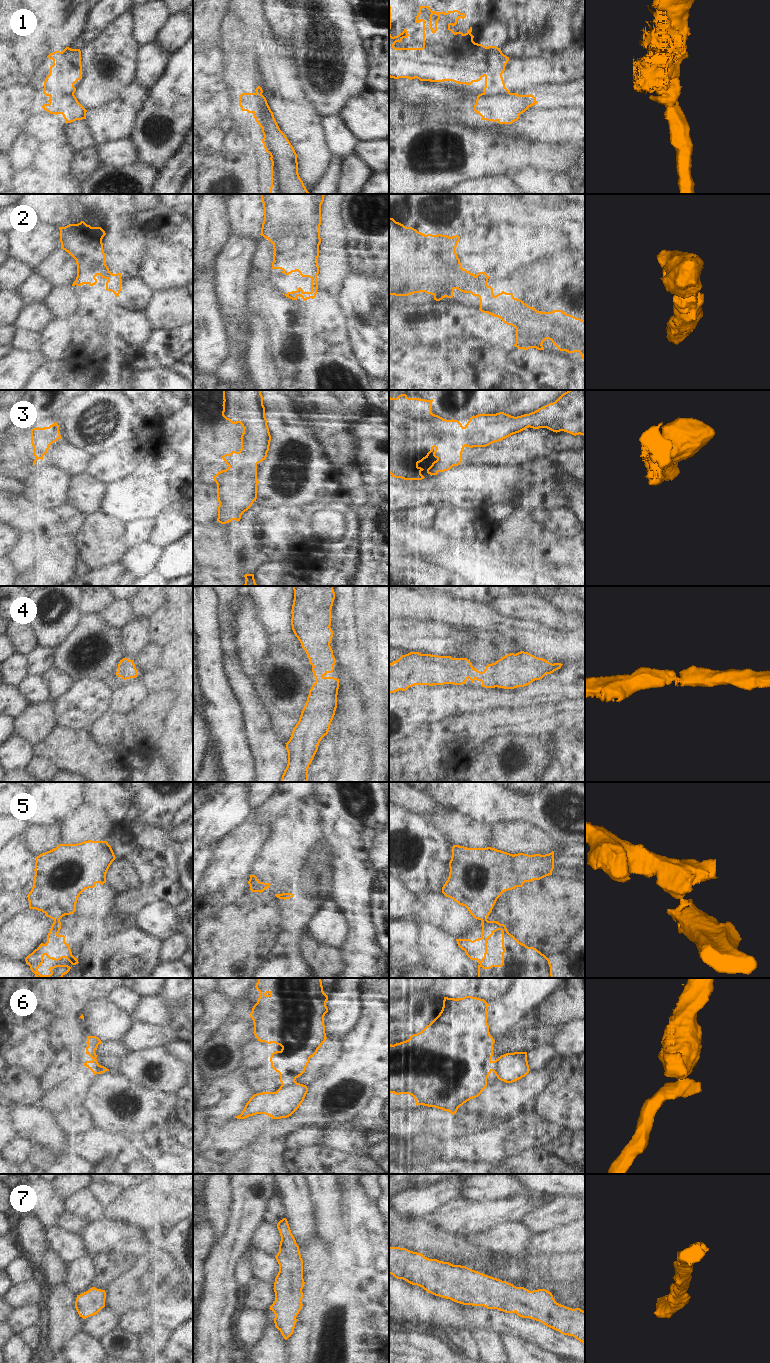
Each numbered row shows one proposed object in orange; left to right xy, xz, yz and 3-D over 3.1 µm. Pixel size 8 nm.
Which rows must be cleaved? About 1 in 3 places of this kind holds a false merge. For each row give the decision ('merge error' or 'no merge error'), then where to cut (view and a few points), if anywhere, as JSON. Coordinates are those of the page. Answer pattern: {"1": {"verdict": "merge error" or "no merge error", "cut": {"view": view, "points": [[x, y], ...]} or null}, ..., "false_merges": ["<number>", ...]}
{"1": {"verdict": "merge error", "cut": {"view": "yz", "points": [[509, 92], [493, 95], [485, 95], [483, 93]]}}, "2": {"verdict": "no merge error", "cut": null}, "3": {"verdict": "no merge error", "cut": null}, "4": {"verdict": "no merge error", "cut": null}, "5": {"verdict": "merge error", "cut": {"view": "xy", "points": [[59, 919], [54, 921]]}}, "6": {"verdict": "merge error", "cut": {"view": "xz", "points": [[280, 1076], [294, 1080]]}}, "7": {"verdict": "no merge error", "cut": null}, "false_merges": ["1", "5", "6"]}

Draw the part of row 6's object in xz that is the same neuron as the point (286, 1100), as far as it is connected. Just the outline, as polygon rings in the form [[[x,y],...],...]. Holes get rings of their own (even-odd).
[[[280,1077],[281,1086],[276,1092],[254,1094],[246,1103],[242,1113],[235,1118],[245,1119],[256,1114],[265,1114],[272,1119],[291,1116],[304,1101],[308,1092],[306,1085]]]

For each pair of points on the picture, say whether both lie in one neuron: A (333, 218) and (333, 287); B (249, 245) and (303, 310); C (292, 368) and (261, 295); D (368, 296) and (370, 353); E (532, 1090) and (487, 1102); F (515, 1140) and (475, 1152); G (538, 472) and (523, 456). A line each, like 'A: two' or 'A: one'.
A: one
B: two
C: one
D: one
E: one
F: one
G: two

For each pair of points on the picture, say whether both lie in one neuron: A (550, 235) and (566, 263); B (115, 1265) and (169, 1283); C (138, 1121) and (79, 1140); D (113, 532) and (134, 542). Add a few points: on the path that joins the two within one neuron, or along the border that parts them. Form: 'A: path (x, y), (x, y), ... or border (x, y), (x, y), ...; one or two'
A: border (574, 252), (560, 256), (546, 255), (539, 259); two
B: border (129, 1268), (120, 1276); two
C: border (94, 1126), (111, 1132), (122, 1132), (131, 1135); two
D: border (126, 524), (126, 543), (129, 549); two

